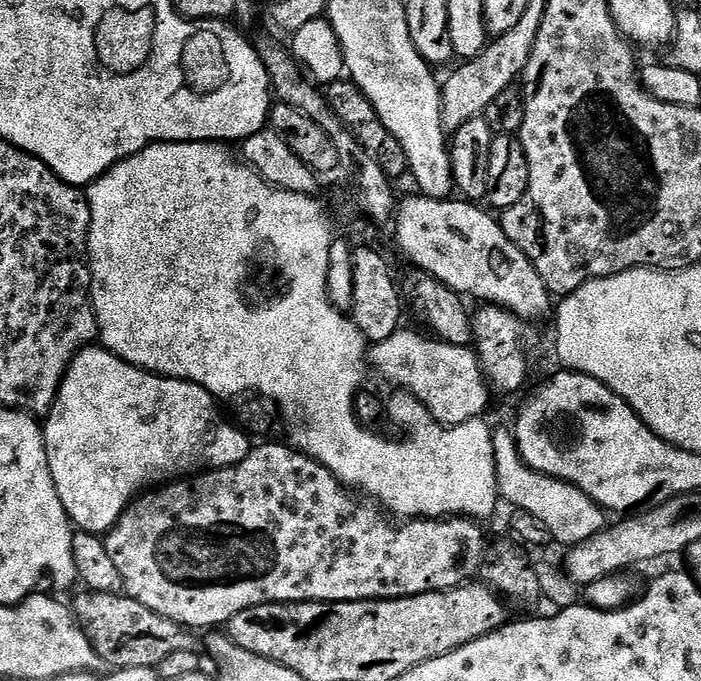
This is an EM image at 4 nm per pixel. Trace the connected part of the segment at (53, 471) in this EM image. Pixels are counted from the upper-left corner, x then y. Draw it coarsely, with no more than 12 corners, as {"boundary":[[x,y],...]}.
{"boundary":[[84,348],[43,421],[69,521],[253,441],[189,380]]}

